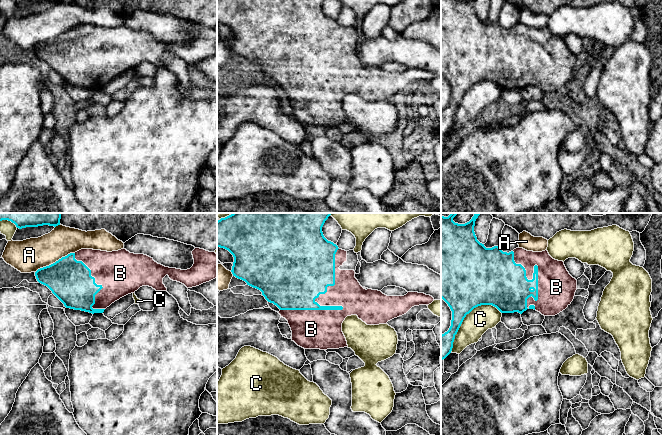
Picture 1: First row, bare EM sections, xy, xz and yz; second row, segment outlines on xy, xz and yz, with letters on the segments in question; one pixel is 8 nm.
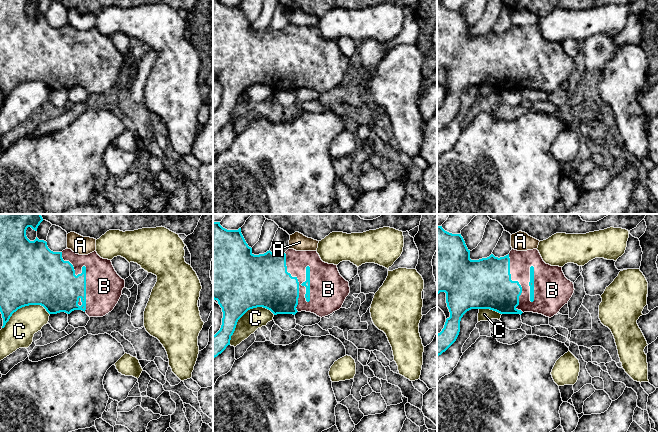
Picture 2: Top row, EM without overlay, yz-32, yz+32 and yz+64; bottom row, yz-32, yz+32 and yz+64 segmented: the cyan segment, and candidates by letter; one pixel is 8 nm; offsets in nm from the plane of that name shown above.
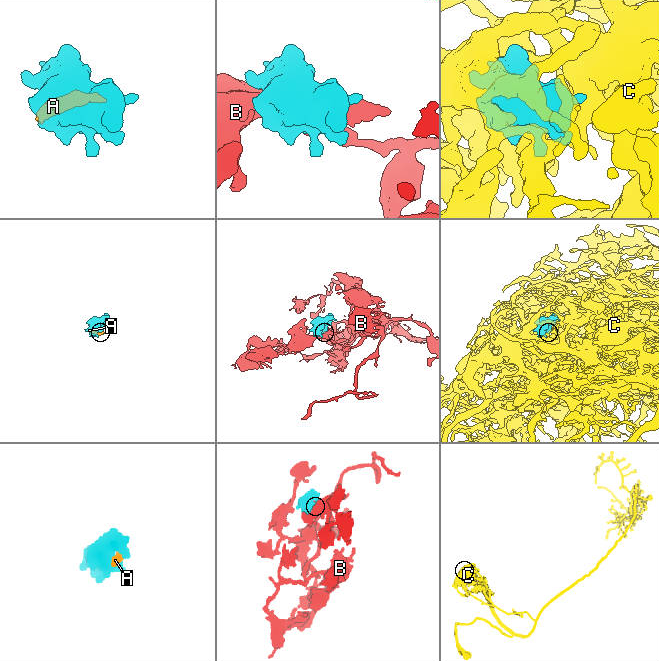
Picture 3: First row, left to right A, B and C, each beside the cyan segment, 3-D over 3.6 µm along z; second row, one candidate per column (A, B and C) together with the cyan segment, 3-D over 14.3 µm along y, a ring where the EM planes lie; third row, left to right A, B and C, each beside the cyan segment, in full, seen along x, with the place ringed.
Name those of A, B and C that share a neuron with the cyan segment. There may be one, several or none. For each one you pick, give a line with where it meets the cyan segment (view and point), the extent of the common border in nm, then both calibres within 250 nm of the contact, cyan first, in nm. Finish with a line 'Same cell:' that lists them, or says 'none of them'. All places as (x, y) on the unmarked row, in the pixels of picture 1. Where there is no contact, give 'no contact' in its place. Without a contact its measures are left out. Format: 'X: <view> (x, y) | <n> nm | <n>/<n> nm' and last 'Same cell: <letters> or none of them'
B: xz (331, 82) | 700 nm | 240/320 nm
Same cell: B

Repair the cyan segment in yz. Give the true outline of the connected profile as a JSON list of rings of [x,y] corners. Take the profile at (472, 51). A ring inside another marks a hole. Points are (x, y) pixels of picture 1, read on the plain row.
[[[441,0],[441,74],[452,87],[451,102],[441,111],[441,135],[452,127],[455,111],[464,94],[474,84],[492,81],[501,89],[522,90],[527,85],[534,85],[544,92],[555,92],[565,86],[573,77],[577,66],[577,56],[567,47],[564,38],[553,35],[547,26],[542,28],[516,24],[507,29],[498,22],[486,24],[477,16],[475,0]]]

